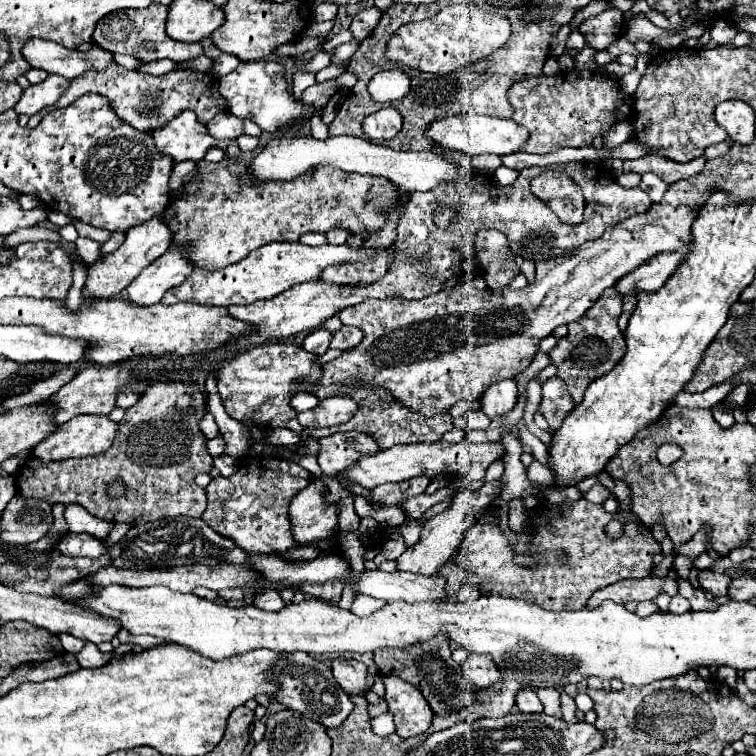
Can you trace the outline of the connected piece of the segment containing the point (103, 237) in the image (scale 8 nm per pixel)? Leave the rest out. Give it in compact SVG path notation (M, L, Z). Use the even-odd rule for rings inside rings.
M73 220L73 226L77 228L79 236L85 236L85 238L97 240L97 242L101 242L101 244L107 242L109 236L111 236L111 232L107 232L107 230L99 230L99 228L93 228L93 226L87 226L87 224L79 222L79 220Z

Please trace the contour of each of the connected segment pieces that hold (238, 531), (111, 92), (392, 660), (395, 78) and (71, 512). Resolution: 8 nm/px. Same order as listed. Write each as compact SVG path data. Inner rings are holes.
M243 456L237 462L237 472L231 476L217 476L211 480L207 490L207 510L203 520L219 534L233 538L233 542L247 550L249 554L267 554L267 552L287 552L297 546L291 520L289 504L291 498L307 484L311 484L311 472L305 470L297 460L271 458L271 456Z
M119 64L109 66L103 72L88 70L85 74L71 80L71 88L59 98L53 108L65 108L75 102L85 92L97 92L109 98L115 114L127 124L143 132L153 132L159 126L165 126L179 110L193 110L199 122L207 124L215 114L227 110L227 102L219 94L219 80L213 74L203 74L195 70L173 70L165 76L151 76L137 70L127 70Z
M437 634L427 642L417 642L413 646L405 646L405 648L383 648L383 650L375 650L373 652L373 660L377 664L377 668L385 674L385 676L399 676L405 682L417 686L425 700L429 702L431 710L435 714L451 714L451 712L461 712L463 708L475 706L477 700L477 688L461 674L461 666L451 658L451 642L447 638L447 634Z
M385 70L371 78L369 94L375 102L391 102L399 100L409 92L409 76L403 70ZM385 96L385 98L375 98Z
M79 504L67 506L65 520L67 520L69 532L77 532L77 534L87 532L87 534L97 534L99 538L105 538L113 530L111 522L87 514L87 510L83 510L83 506L79 506Z

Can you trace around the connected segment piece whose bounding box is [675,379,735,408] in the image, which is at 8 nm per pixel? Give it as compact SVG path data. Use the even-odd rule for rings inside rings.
M727 379L723 383L717 384L717 386L707 388L703 394L687 394L687 392L683 392L683 394L679 394L679 398L675 398L675 404L681 406L681 408L713 408L734 387L733 381Z

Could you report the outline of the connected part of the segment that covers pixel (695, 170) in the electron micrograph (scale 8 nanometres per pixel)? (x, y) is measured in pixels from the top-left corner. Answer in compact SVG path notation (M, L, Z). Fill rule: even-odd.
M651 154L651 156L643 156L639 160L627 160L625 162L625 172L637 172L637 174L643 174L643 172L653 172L657 174L659 178L663 178L665 182L673 184L681 178L691 178L695 174L699 174L699 170L703 170L705 166L705 158L699 156L687 164L679 164L679 162L673 162L669 158L663 158L663 156L657 156L657 154Z

